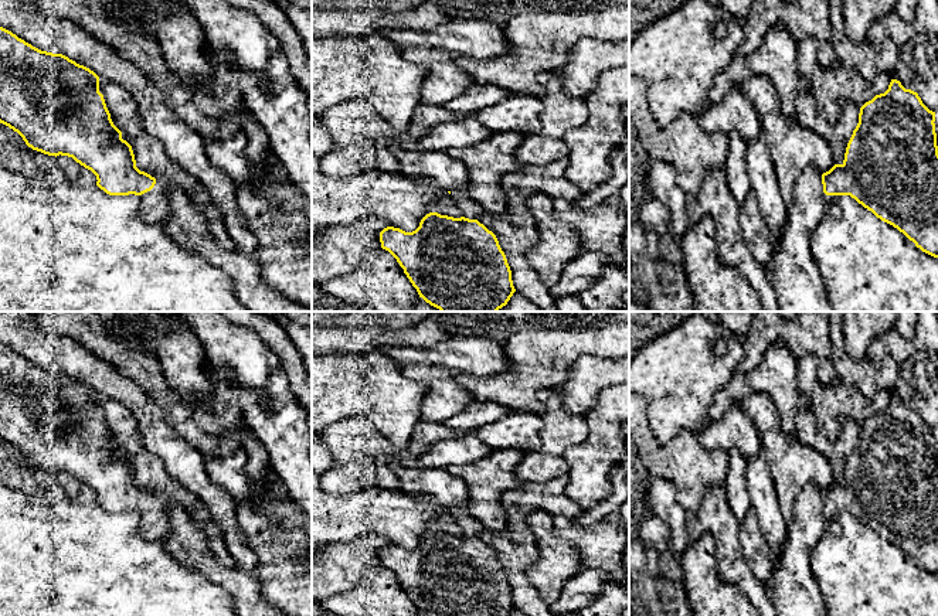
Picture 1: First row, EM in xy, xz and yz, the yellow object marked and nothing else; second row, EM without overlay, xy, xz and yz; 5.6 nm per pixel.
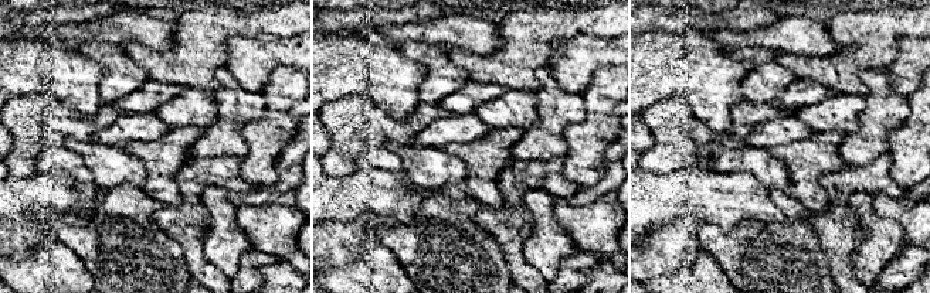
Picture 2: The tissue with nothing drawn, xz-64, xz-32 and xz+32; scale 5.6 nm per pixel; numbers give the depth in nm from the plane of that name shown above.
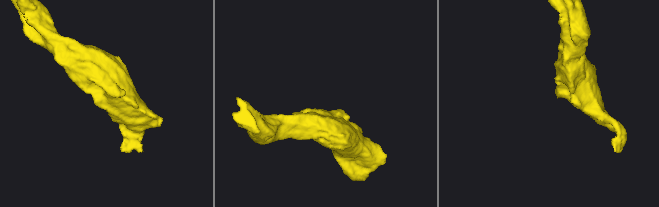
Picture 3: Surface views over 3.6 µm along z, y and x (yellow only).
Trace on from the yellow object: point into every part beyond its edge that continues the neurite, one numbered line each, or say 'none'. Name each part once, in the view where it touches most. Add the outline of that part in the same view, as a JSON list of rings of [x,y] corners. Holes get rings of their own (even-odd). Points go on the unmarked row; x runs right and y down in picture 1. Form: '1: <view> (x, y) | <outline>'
1: xy (155, 524) | [[[156,497],[154,504],[139,513],[140,514],[140,534],[146,540],[164,541],[170,532],[170,521],[166,515],[166,508],[160,497]]]

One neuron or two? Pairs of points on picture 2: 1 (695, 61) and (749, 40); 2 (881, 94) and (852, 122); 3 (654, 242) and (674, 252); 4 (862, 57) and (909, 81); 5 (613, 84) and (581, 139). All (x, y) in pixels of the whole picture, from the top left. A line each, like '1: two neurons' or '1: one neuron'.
1: two neurons
2: two neurons
3: one neuron
4: two neurons
5: one neuron

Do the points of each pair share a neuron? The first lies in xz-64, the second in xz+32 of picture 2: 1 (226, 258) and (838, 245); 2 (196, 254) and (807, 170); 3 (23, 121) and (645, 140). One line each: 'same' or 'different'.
1: different
2: different
3: different

